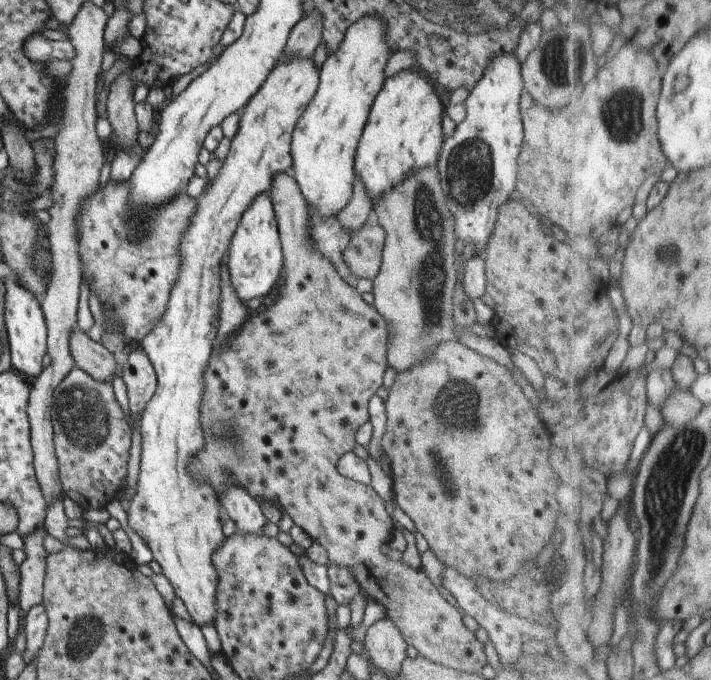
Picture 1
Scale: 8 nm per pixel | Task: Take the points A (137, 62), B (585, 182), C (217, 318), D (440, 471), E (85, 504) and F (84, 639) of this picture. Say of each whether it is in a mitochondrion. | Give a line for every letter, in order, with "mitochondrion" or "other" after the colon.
A: other
B: other
C: other
D: mitochondrion
E: other
F: mitochondrion

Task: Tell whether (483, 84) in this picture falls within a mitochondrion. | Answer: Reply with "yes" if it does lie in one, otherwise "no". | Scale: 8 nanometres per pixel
no

